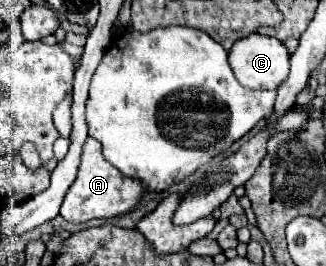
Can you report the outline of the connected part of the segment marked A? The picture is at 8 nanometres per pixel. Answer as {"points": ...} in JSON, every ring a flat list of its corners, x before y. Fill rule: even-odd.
{"points":[[89,138,83,146,83,158,77,172,77,182,69,188,69,194,65,196,61,204,61,216,67,222,89,222,89,220,111,220,117,216,123,216,141,202,145,194,145,184,137,178,123,176,113,164,109,164,101,152,101,144,93,138]]}

